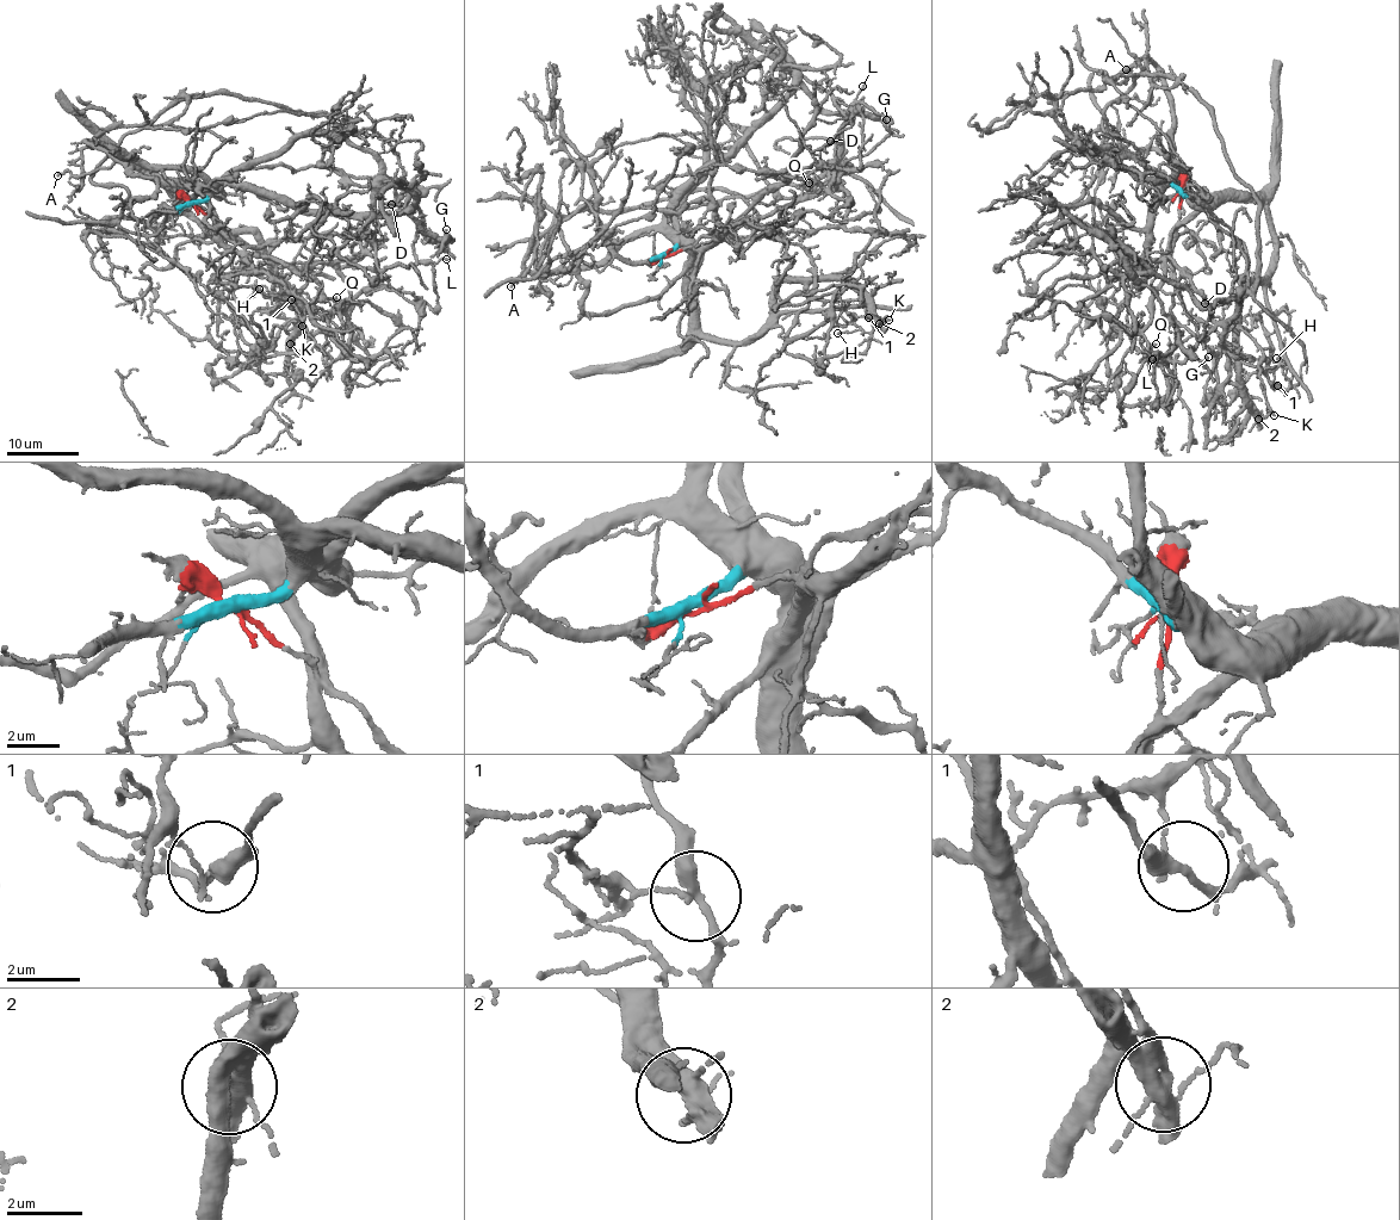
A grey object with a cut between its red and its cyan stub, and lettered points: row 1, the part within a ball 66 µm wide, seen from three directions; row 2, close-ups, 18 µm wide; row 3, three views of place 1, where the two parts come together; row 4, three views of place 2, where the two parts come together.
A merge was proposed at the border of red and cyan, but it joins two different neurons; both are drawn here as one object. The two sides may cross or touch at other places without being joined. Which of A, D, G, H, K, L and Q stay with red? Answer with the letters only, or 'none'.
D, Q

